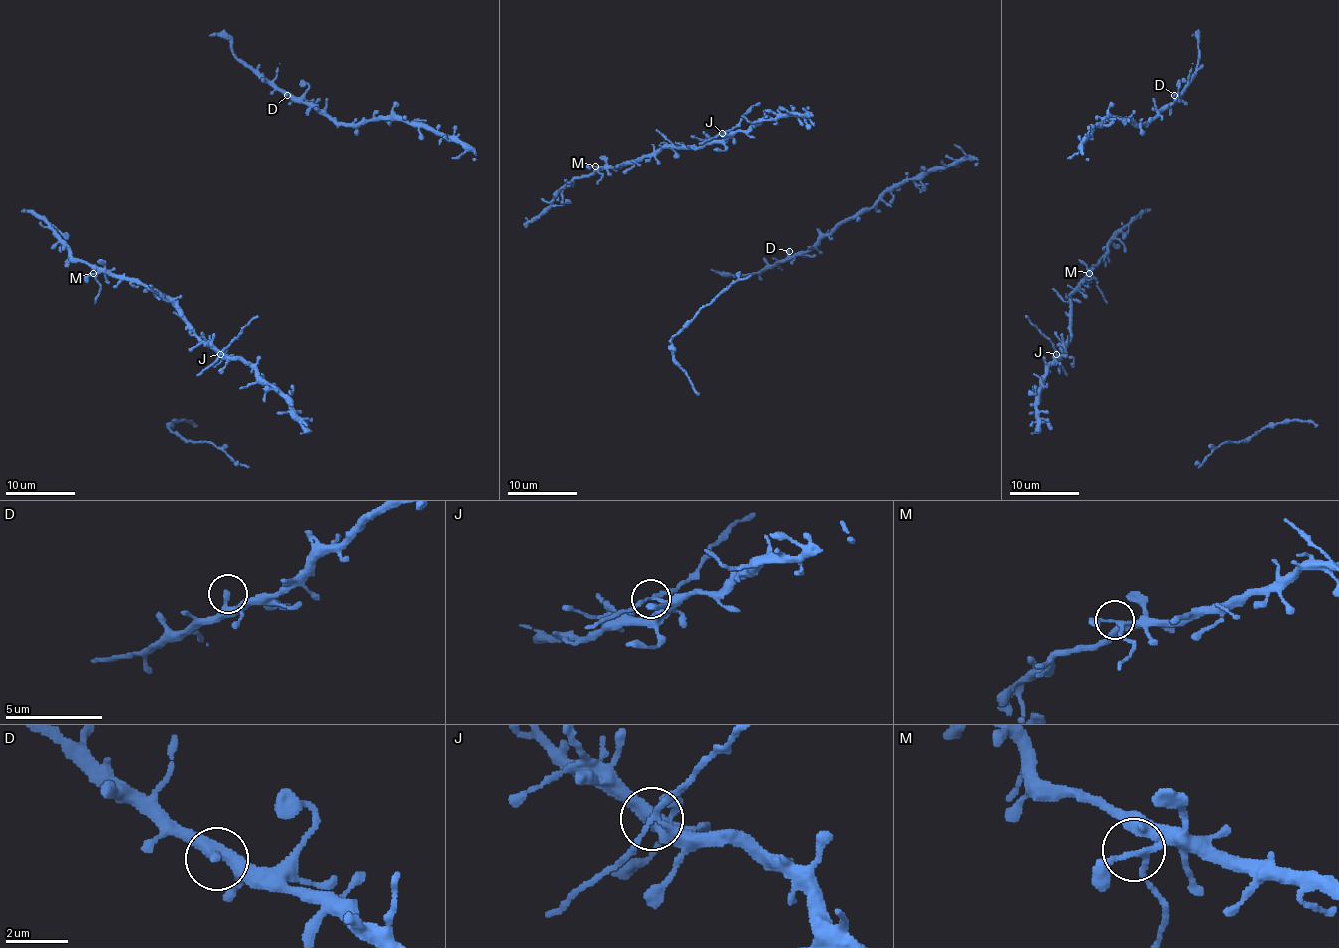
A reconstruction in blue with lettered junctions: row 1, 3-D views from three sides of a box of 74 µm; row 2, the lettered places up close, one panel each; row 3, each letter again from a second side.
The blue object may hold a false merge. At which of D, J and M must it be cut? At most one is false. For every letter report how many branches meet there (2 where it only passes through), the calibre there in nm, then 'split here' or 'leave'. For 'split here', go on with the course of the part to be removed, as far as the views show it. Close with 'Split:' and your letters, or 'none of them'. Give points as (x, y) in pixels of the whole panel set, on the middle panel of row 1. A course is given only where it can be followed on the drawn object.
D: 3 branches meet; 180 nm thick; leave
J: 3 branches meet; 180 nm thick; split here; foreign part runs (723, 133), (730, 131), (759, 103)
M: 3 branches meet; 160 nm thick; leave
Split: J

